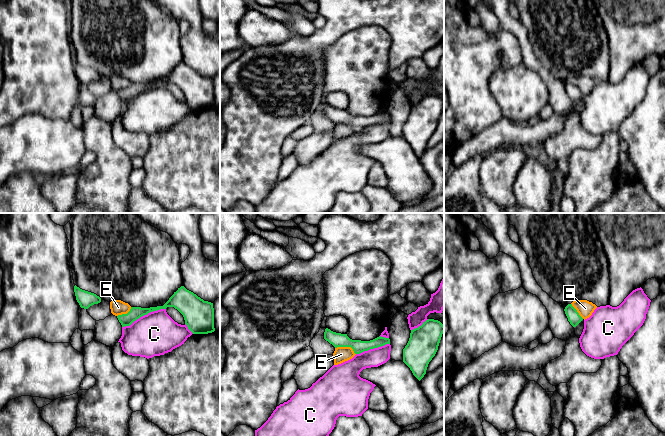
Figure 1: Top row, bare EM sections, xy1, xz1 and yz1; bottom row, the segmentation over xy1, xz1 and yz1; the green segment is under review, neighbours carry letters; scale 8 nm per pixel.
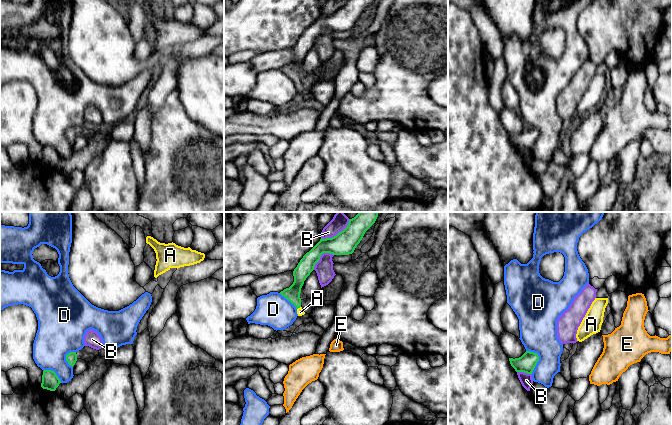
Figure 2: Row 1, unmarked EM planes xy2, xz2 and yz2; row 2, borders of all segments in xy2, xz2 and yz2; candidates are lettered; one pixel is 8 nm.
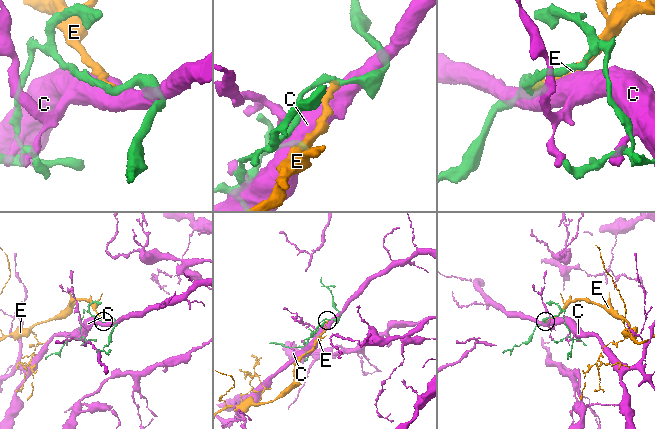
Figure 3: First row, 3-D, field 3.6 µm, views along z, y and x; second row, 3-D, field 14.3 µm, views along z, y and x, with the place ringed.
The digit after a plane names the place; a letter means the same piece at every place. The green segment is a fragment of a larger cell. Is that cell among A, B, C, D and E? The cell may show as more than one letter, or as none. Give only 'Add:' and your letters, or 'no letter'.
Add: A

